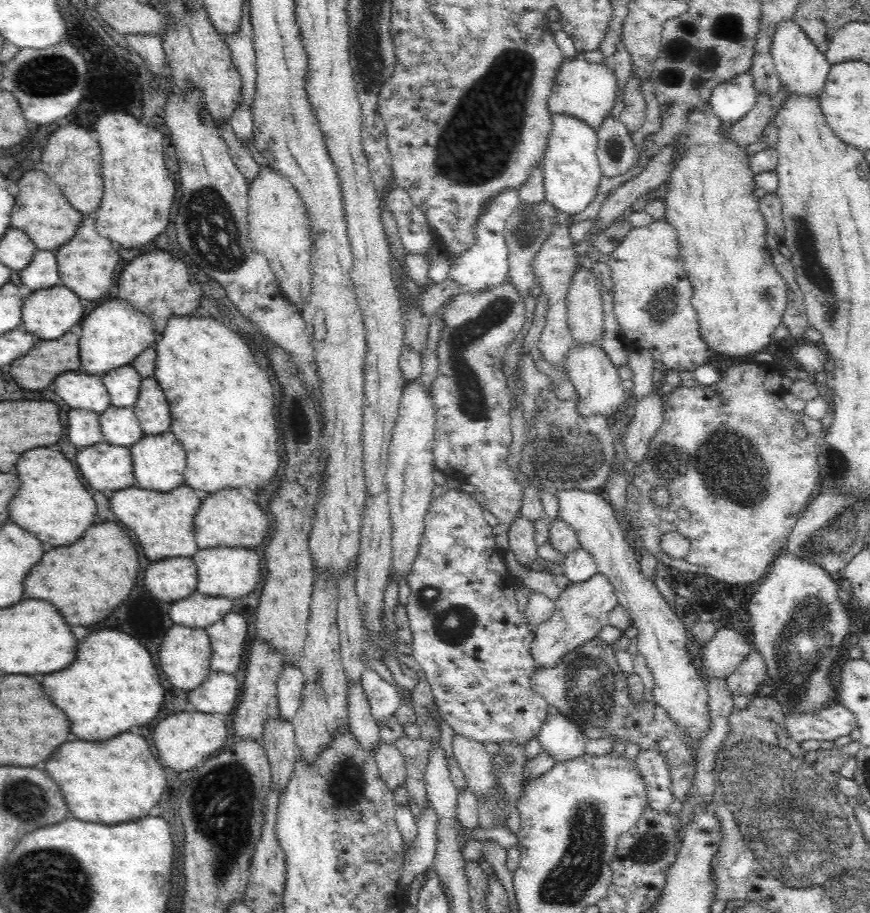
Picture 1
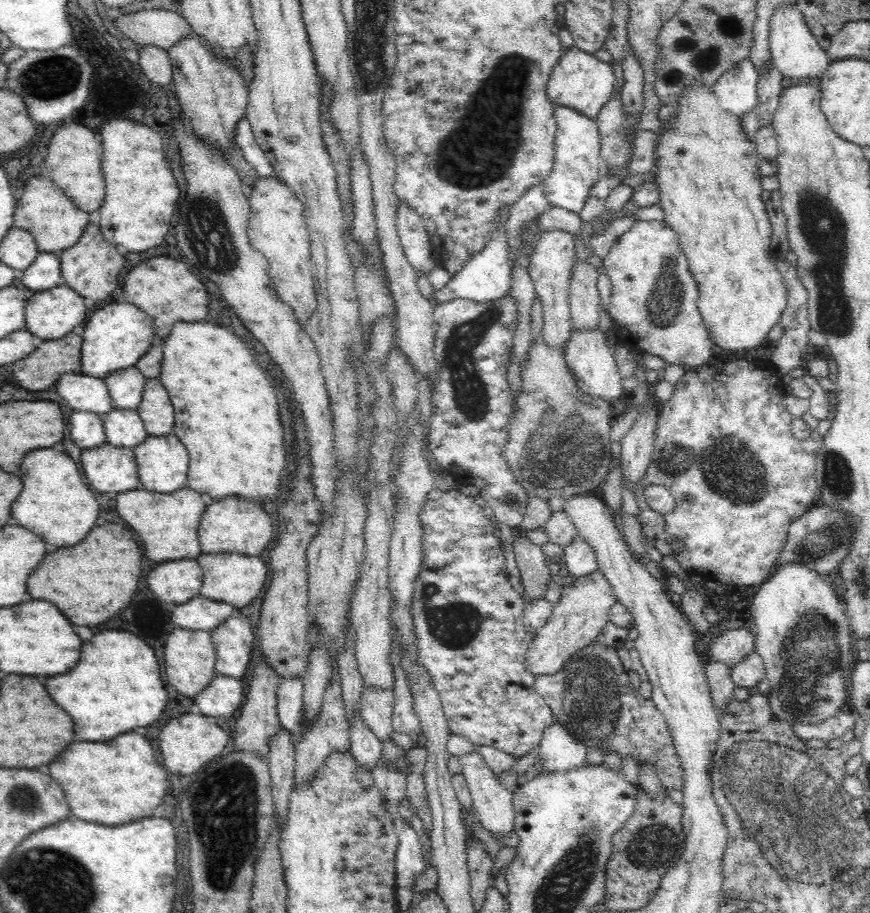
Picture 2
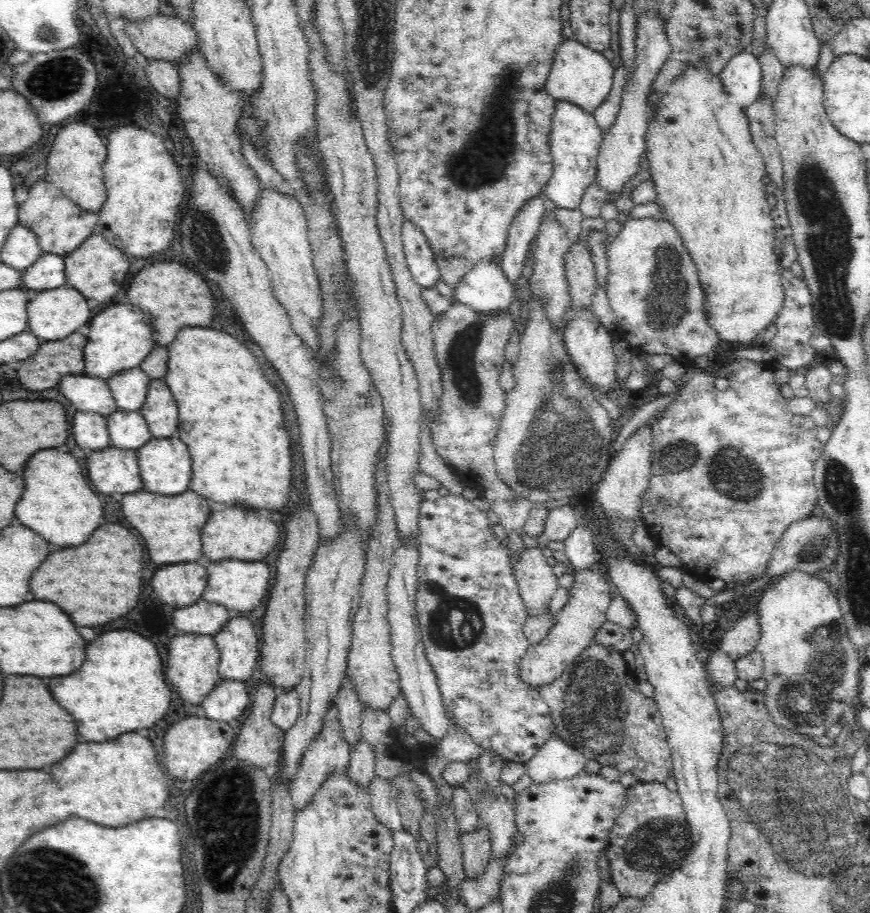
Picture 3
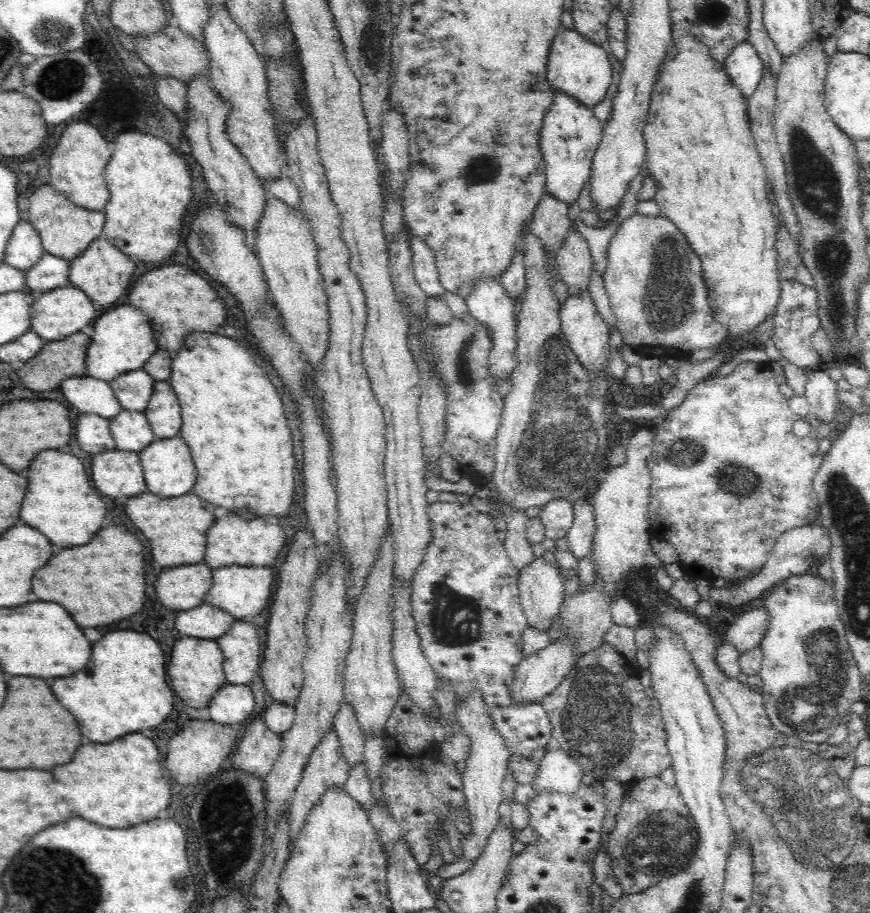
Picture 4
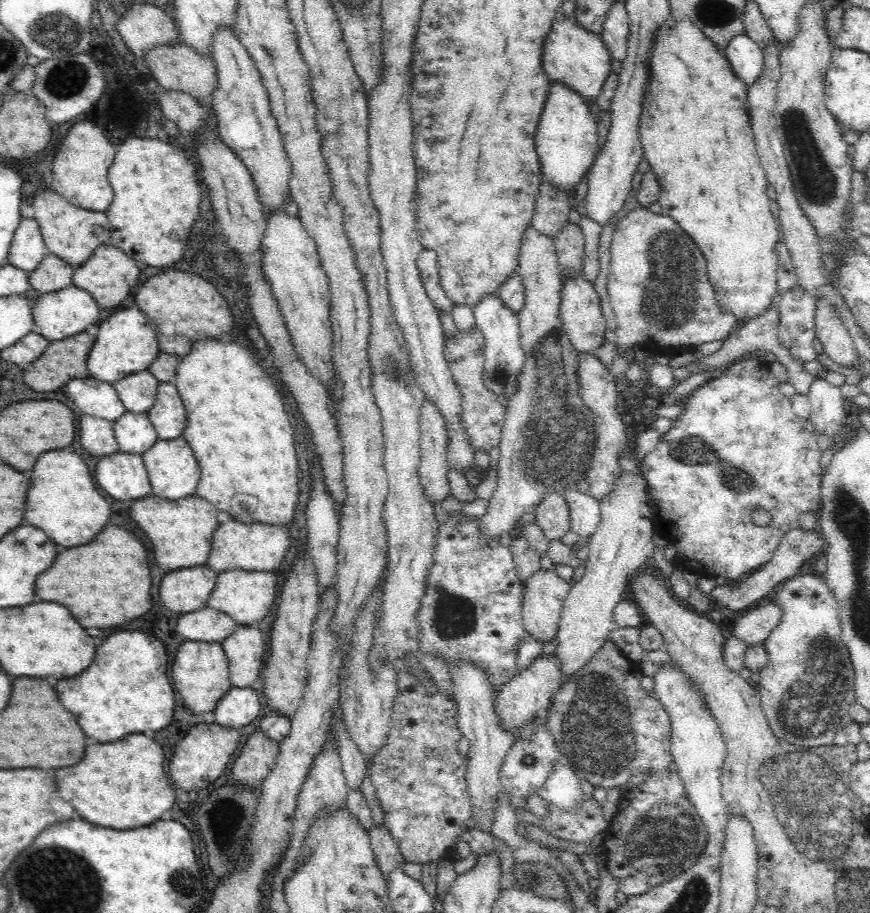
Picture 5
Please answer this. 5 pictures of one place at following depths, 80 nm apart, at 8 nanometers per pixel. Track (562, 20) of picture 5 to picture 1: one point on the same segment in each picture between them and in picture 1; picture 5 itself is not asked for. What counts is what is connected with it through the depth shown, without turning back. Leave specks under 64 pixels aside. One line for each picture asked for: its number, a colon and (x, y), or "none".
1: (587, 91)
2: (579, 81)
3: (583, 77)
4: (576, 66)

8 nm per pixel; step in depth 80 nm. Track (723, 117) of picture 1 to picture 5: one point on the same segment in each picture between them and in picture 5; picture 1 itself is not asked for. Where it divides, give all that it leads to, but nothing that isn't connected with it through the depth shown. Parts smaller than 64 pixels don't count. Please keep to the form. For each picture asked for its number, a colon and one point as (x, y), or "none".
2: (736, 89)
3: (741, 77)
4: (743, 65)
5: (746, 58)

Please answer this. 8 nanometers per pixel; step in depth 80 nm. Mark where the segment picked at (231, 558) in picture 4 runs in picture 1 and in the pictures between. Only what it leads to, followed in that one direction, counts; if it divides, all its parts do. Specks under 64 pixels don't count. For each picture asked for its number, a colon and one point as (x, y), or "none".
1: (228, 517)
2: (234, 524)
3: (235, 533)

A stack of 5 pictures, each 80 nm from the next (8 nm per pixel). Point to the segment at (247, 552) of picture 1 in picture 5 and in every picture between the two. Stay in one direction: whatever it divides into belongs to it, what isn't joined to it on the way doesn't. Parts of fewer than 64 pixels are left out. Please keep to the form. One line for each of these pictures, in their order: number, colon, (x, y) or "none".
2: (229, 577)
3: (235, 584)
4: (242, 591)
5: (247, 597)

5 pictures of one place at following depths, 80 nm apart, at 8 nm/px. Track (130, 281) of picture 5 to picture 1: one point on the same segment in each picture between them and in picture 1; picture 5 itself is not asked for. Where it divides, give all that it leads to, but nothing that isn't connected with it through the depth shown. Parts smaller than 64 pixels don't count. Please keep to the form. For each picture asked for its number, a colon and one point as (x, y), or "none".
1: (86, 264)
2: (91, 267)
3: (96, 269)
4: (103, 273)

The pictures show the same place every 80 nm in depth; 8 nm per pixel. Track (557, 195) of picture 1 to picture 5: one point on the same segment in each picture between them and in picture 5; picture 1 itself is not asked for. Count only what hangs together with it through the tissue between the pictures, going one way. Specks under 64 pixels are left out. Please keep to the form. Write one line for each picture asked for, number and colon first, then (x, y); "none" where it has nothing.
2: (576, 167)
3: (575, 138)
4: (570, 134)
5: (567, 141)

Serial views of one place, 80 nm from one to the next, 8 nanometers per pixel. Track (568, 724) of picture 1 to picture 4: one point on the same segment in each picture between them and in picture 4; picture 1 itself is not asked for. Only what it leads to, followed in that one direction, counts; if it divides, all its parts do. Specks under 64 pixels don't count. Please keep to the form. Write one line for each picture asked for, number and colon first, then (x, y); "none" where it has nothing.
2: (560, 751)
3: (554, 760)
4: (559, 773)

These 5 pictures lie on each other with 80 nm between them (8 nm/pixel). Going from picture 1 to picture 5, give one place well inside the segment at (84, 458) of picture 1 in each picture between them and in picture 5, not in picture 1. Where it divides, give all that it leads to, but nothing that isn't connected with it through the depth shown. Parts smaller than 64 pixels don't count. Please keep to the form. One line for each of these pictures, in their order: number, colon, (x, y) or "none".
2: (109, 468)
3: (112, 470)
4: (114, 472)
5: (121, 475)

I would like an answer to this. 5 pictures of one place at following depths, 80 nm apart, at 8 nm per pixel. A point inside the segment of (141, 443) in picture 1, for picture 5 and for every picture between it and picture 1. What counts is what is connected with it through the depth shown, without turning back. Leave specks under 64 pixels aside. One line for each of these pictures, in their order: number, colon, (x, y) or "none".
2: (162, 461)
3: (164, 463)
4: (167, 466)
5: (173, 473)

